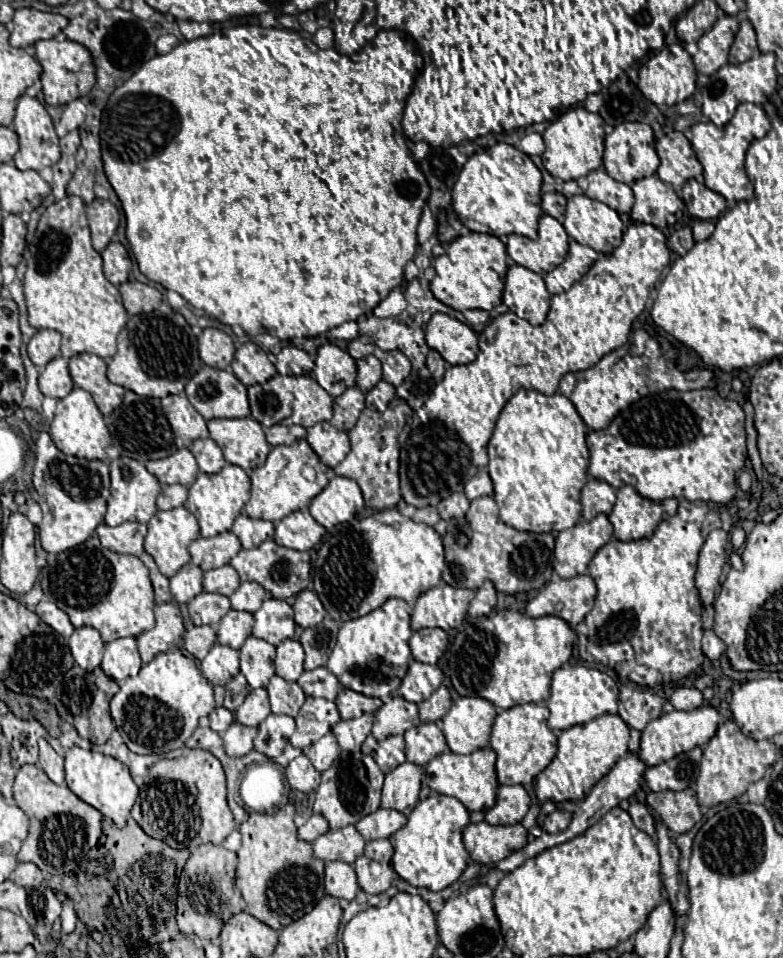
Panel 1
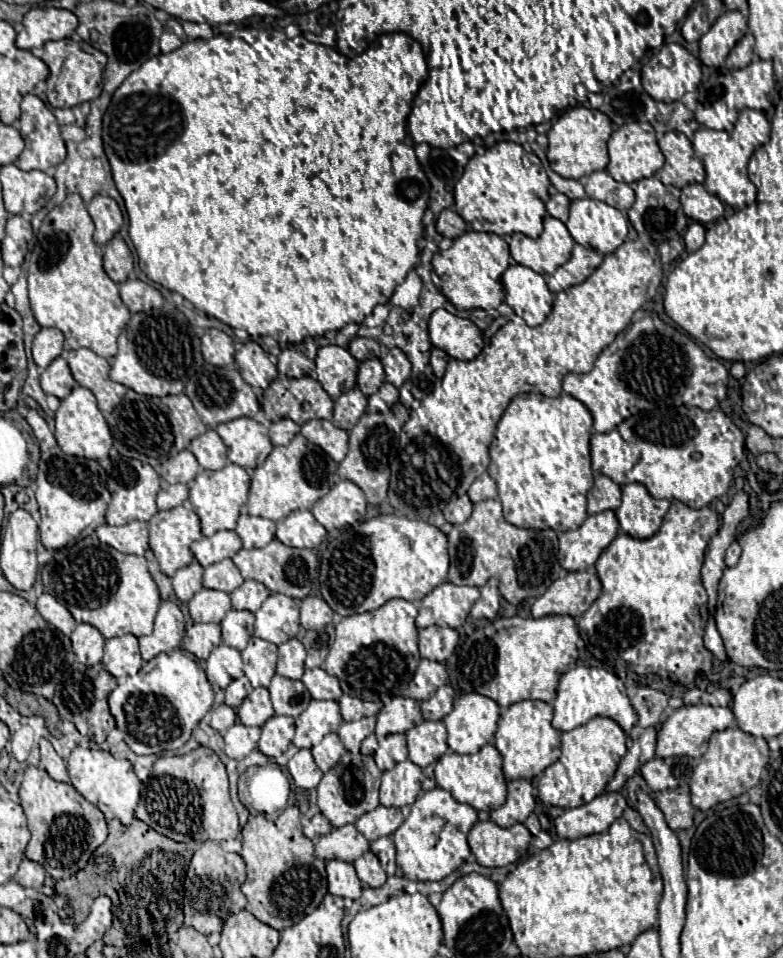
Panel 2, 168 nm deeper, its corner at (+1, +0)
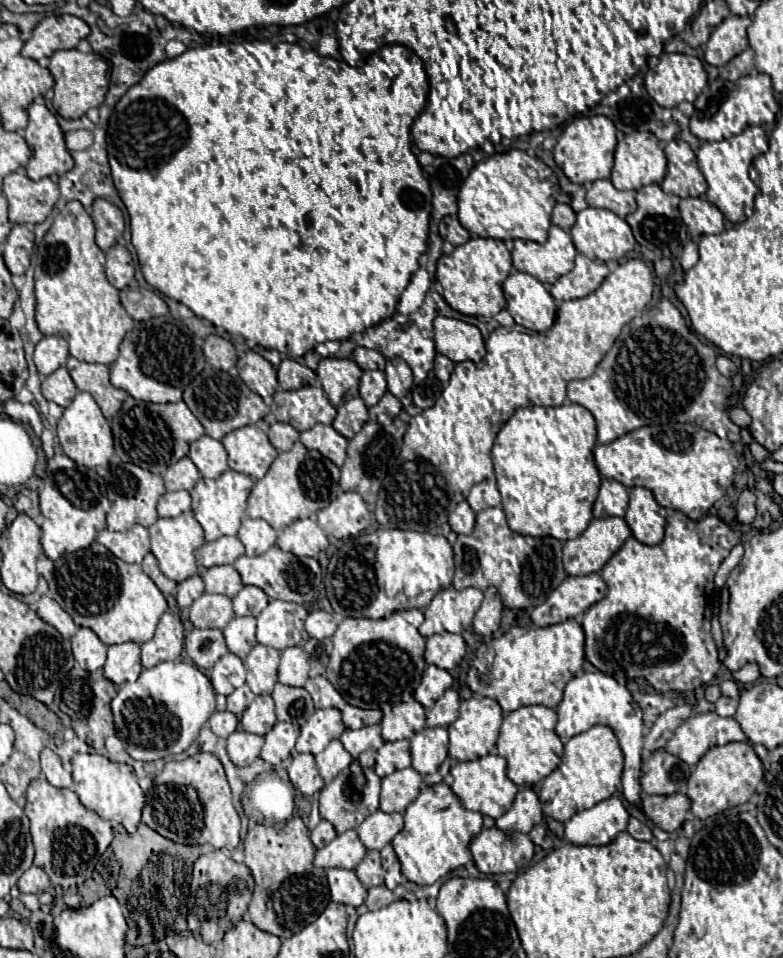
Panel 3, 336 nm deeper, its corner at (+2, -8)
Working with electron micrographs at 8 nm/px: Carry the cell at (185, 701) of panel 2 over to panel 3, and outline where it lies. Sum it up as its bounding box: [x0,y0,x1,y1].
[112,660,216,762]

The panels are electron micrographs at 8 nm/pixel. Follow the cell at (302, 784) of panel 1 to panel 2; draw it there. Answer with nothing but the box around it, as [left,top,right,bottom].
[287,750,323,790]

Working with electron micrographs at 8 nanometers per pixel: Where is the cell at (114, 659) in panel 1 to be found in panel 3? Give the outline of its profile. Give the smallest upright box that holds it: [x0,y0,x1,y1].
[104,642,142,686]

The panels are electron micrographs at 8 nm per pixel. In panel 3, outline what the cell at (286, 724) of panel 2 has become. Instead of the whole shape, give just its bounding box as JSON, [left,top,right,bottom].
[260,722,298,766]

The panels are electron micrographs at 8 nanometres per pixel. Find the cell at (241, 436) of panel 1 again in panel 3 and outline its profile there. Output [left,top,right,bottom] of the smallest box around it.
[222,426,278,480]

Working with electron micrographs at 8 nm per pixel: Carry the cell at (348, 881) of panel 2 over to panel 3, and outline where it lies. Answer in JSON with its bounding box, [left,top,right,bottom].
[326,868,366,908]

